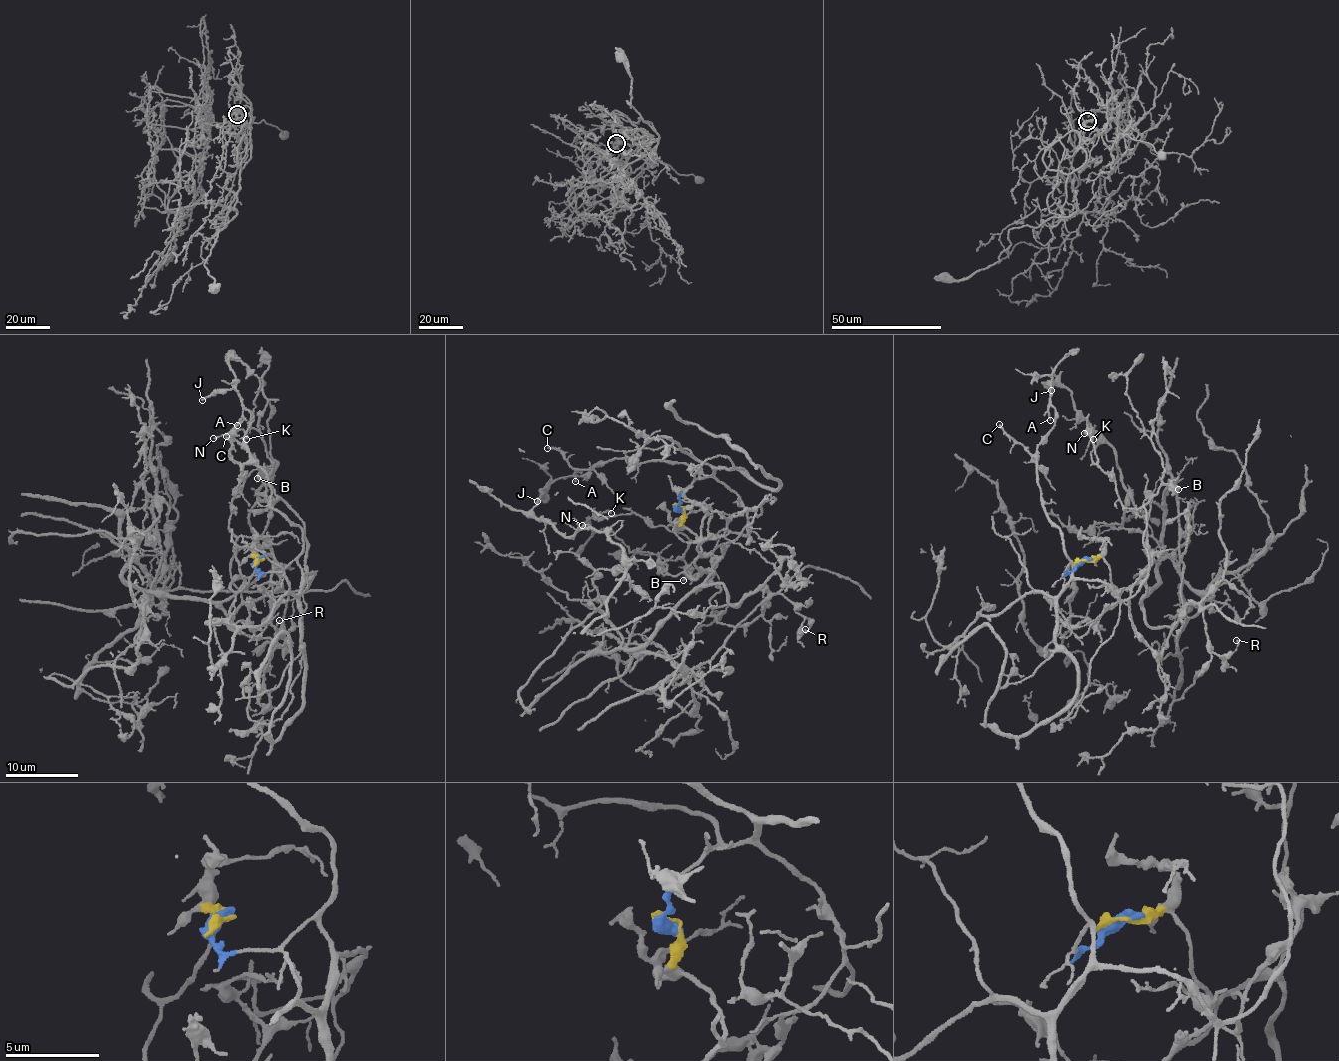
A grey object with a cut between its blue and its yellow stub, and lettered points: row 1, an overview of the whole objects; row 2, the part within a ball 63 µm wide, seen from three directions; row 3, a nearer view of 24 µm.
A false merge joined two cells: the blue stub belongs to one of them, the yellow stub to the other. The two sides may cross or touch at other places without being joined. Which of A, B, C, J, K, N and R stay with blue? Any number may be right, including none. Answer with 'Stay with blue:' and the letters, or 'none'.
Stay with blue: A, B, C, J, K, N

